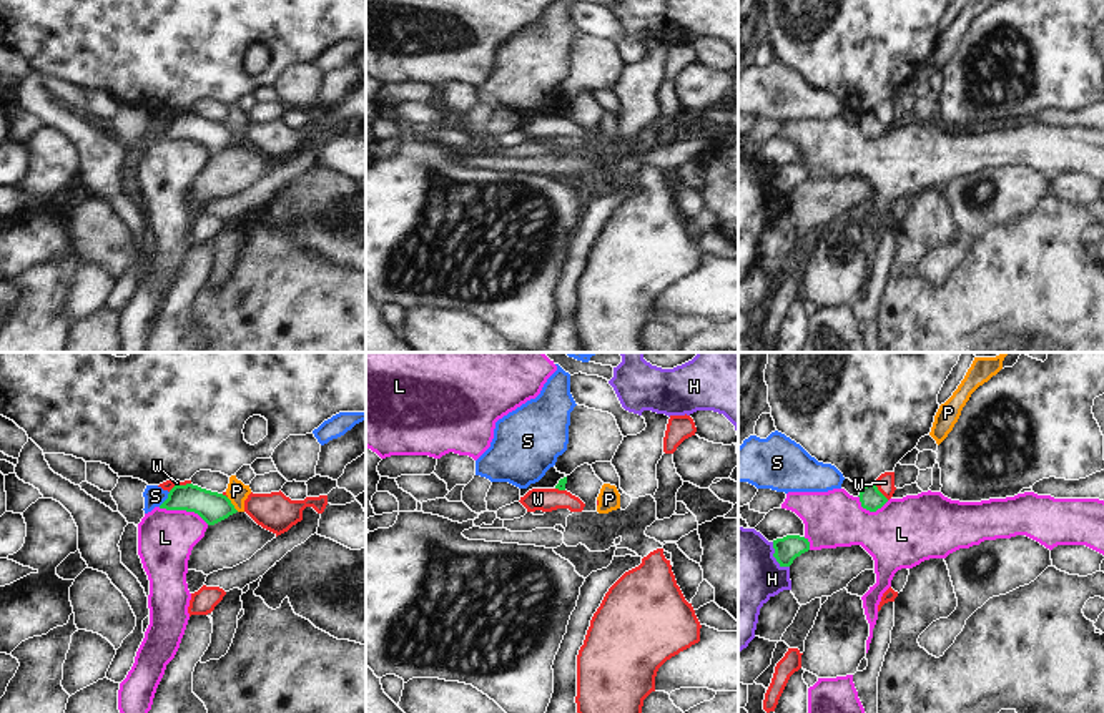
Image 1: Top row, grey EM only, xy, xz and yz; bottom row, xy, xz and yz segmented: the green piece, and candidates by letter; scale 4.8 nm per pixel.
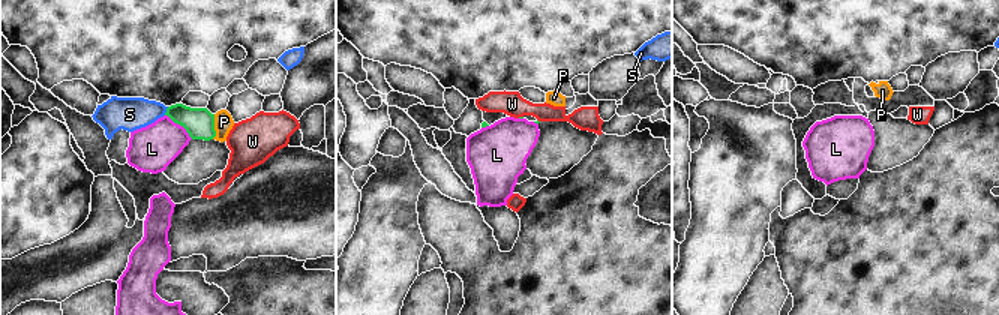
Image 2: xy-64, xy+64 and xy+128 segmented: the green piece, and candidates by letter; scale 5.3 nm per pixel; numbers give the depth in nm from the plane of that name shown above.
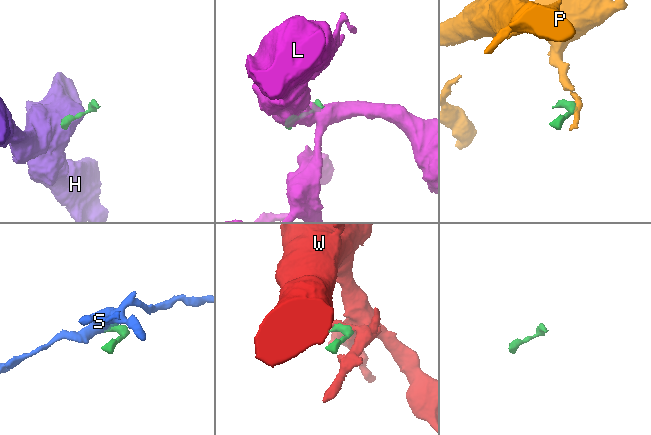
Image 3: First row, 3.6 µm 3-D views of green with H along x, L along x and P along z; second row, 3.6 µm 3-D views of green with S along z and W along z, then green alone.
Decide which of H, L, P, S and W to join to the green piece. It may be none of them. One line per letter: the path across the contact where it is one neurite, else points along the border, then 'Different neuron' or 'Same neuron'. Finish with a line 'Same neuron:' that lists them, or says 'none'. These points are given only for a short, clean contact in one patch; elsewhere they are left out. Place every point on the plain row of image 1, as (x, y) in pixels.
H: Boundary: yz (772, 170), (773, 185), (788, 195). Different neuron
L: Different neuron
P: Boundary: xy (226, 125), (238, 138). Different neuron
S: Boundary: xy (170, 120), (158, 133). Different neuron
W: Boundary: xy (190, 110), (173, 113), (168, 118). Different neuron
Same neuron: none

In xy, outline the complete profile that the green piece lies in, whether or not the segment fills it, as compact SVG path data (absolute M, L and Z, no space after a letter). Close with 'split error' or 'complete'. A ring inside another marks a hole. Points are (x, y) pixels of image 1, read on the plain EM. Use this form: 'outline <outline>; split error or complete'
outline M193 111L175 113L160 136L195 140L208 153L214 153L238 140L226 123Z; complete

